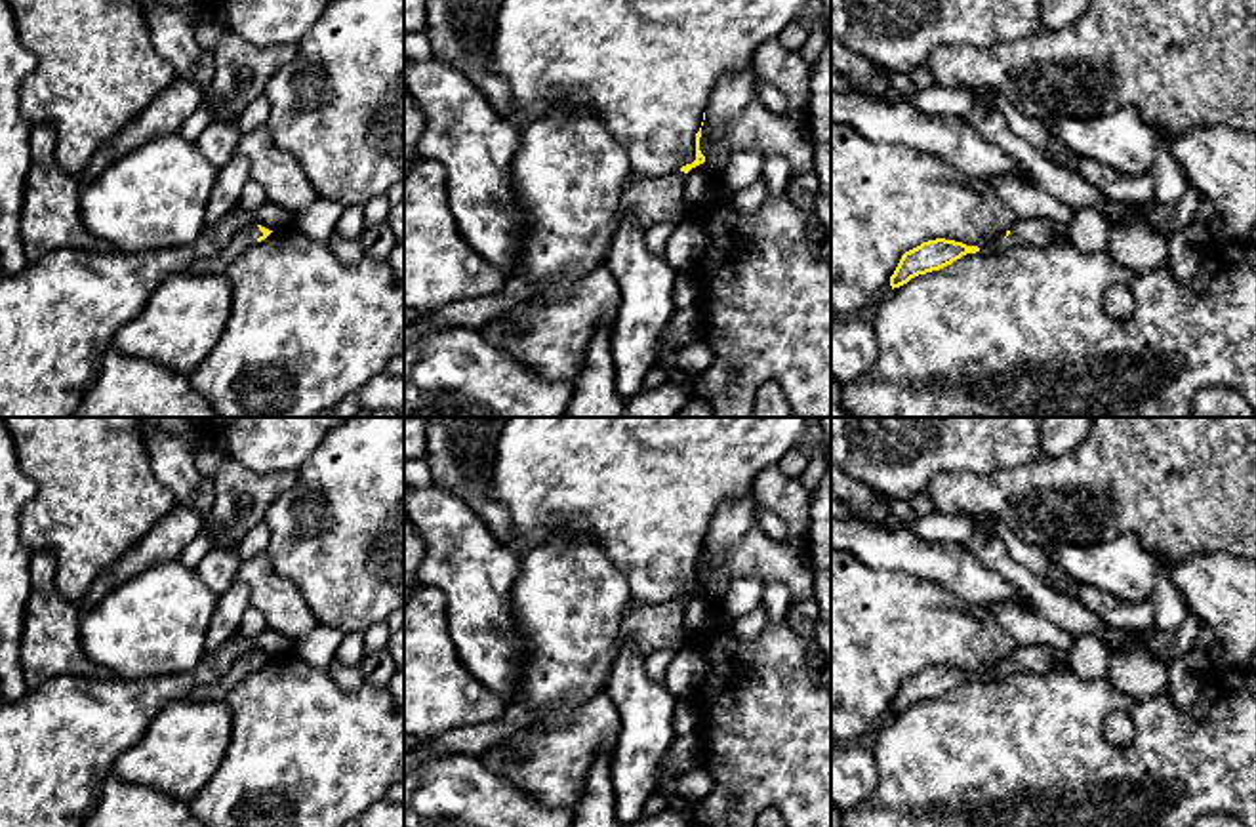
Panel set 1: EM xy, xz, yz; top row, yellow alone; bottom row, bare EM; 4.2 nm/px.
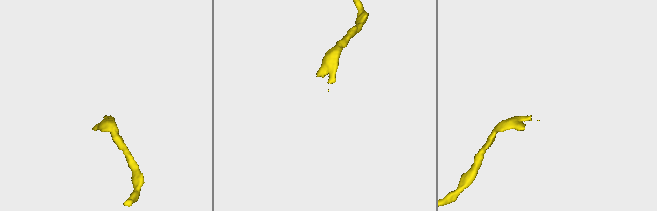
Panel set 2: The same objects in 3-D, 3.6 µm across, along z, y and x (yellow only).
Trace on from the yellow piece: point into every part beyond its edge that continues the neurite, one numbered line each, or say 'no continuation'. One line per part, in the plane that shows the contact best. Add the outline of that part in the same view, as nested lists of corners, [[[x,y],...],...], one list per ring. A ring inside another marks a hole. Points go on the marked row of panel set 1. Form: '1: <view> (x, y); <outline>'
1: xy (218, 263); [[[257,225],[244,227],[217,255],[202,259],[194,272],[198,274],[225,274],[227,267],[257,238],[263,236]]]

